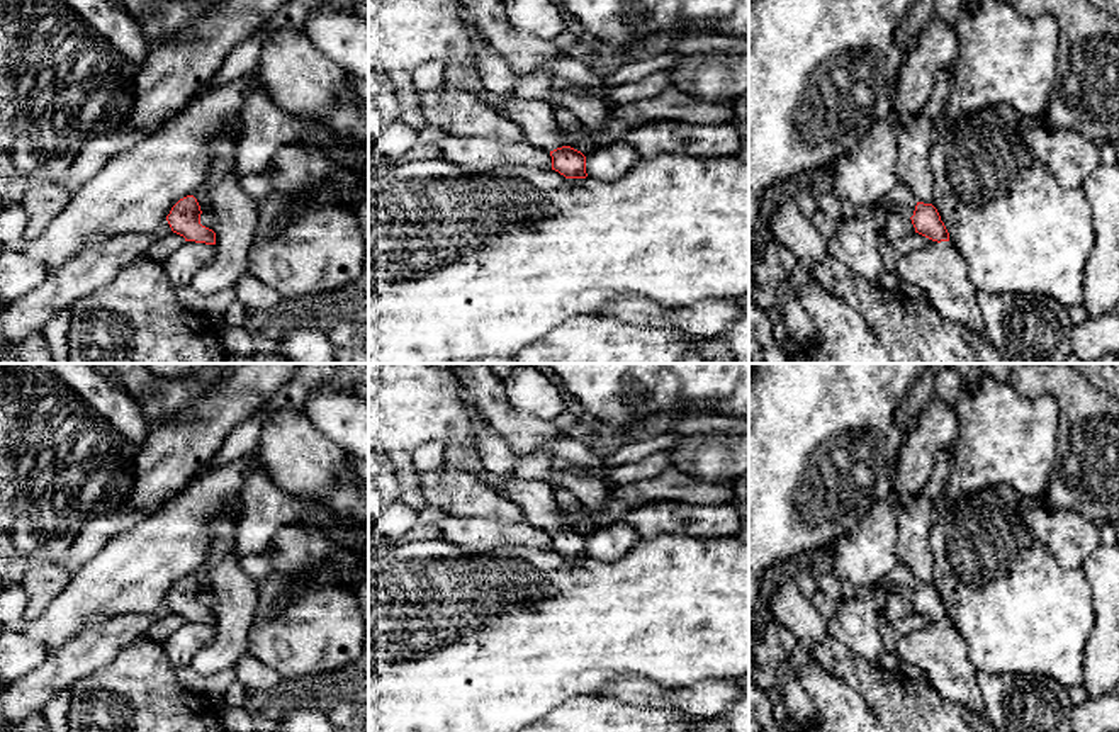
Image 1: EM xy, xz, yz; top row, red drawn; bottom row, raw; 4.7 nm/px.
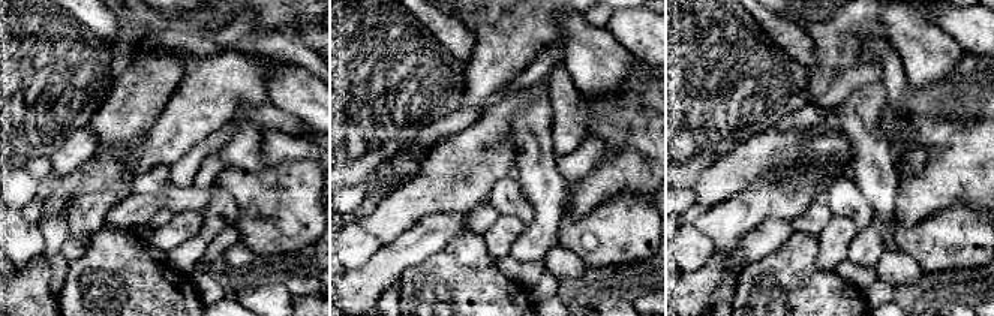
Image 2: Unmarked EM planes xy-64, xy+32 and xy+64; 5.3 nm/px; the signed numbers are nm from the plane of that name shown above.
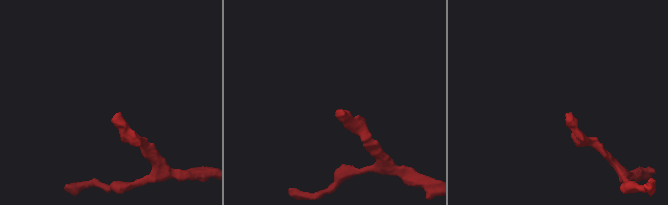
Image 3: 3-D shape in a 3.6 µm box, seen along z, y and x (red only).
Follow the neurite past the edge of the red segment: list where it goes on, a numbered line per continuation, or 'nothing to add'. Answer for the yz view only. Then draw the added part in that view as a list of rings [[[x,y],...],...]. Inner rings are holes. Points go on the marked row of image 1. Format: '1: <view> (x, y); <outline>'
1: yz (900, 201); [[[898,183],[886,197],[883,197],[876,206],[886,207],[890,212],[902,214],[905,217],[912,217],[917,199],[908,189]]]

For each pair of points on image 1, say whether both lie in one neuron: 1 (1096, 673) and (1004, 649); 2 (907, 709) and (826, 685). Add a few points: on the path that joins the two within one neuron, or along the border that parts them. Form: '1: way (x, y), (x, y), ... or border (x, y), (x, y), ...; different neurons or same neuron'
1: border (1092, 630), (1084, 651), (1084, 680), (1080, 683); different neurons
2: border (827, 671), (846, 681), (875, 714); different neurons

